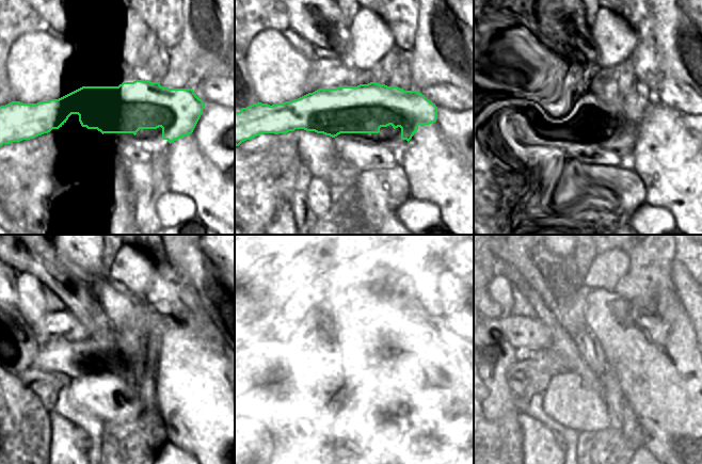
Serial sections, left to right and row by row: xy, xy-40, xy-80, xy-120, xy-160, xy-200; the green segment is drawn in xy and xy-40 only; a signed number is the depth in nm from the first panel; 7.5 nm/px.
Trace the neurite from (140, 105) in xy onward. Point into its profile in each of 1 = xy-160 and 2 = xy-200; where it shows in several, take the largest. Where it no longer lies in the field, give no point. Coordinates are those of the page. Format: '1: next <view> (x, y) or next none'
1: next xy-160 (316, 360)
2: next xy-200 (546, 357)

